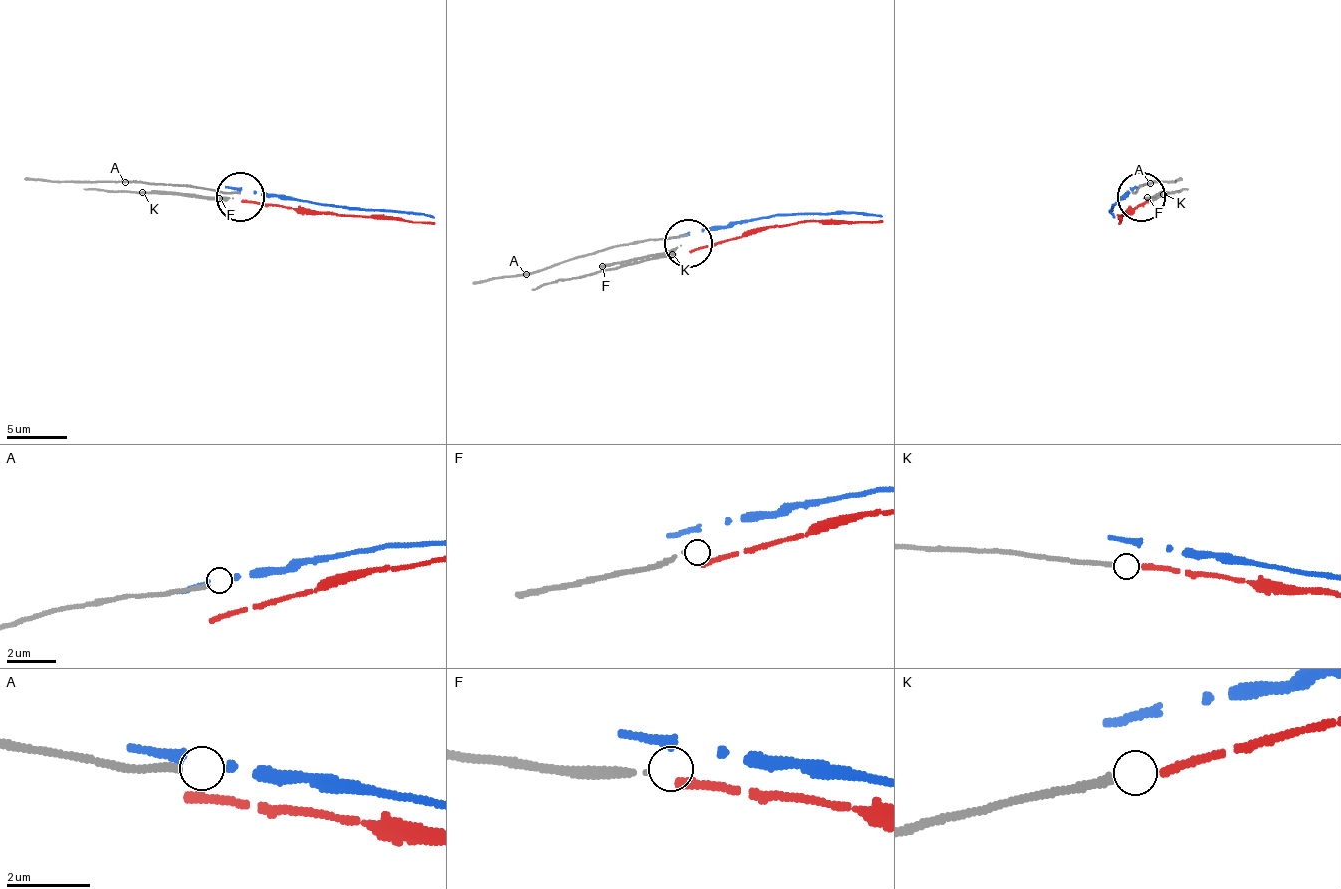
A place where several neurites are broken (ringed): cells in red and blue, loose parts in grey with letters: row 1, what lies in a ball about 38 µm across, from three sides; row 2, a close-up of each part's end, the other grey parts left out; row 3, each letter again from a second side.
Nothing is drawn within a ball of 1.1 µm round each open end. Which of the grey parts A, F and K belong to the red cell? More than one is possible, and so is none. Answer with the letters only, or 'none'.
K

